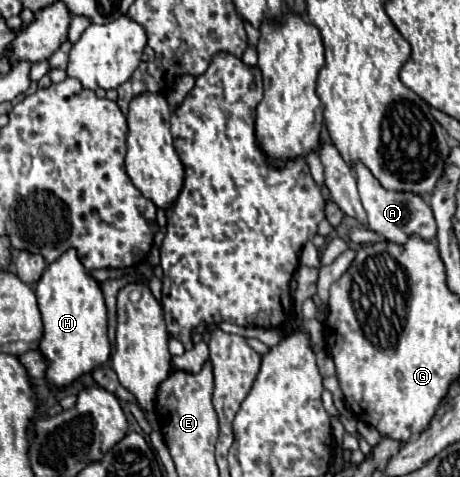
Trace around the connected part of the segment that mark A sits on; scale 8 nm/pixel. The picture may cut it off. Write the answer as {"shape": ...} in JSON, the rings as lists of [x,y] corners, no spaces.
{"shape":[[[356,165],[356,181],[358,181],[362,205],[368,215],[368,225],[372,231],[376,231],[378,235],[384,235],[386,241],[392,241],[396,245],[404,245],[410,235],[418,235],[424,241],[436,239],[436,219],[432,215],[432,209],[422,197],[412,193],[386,191],[364,165]]]}

